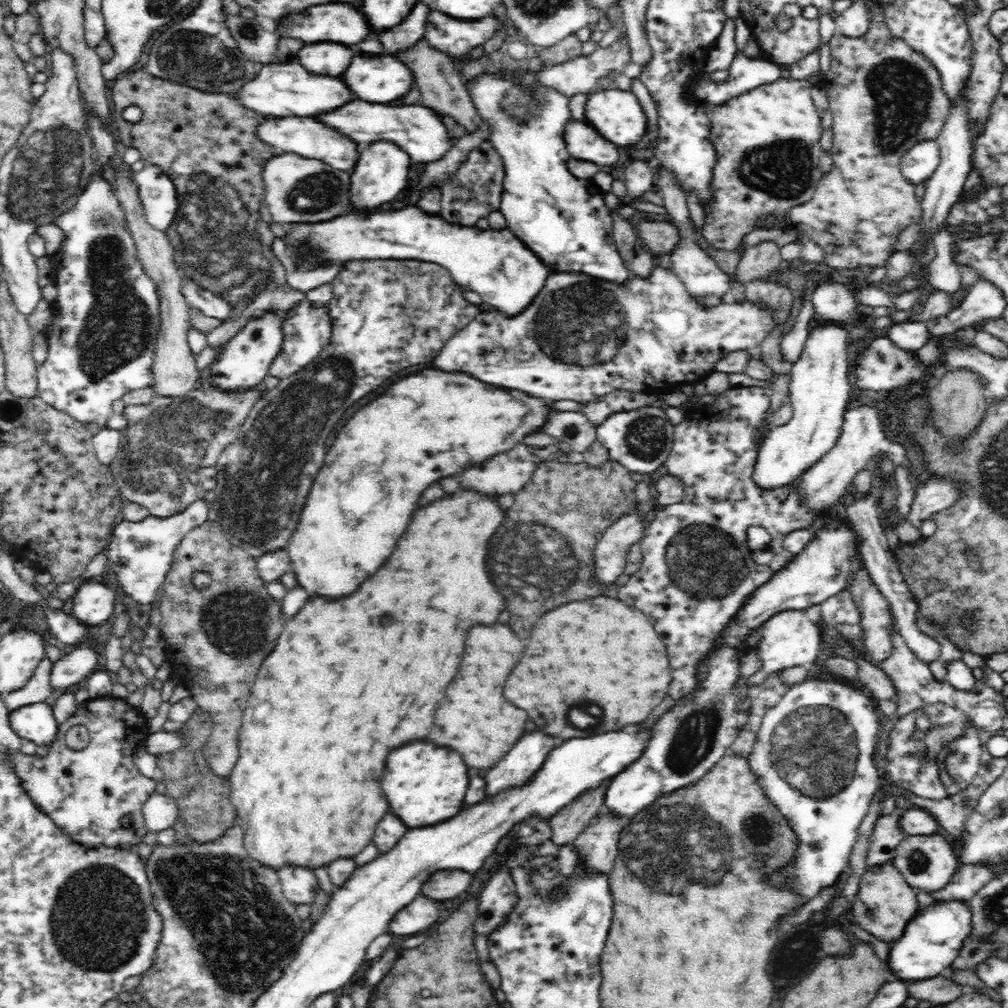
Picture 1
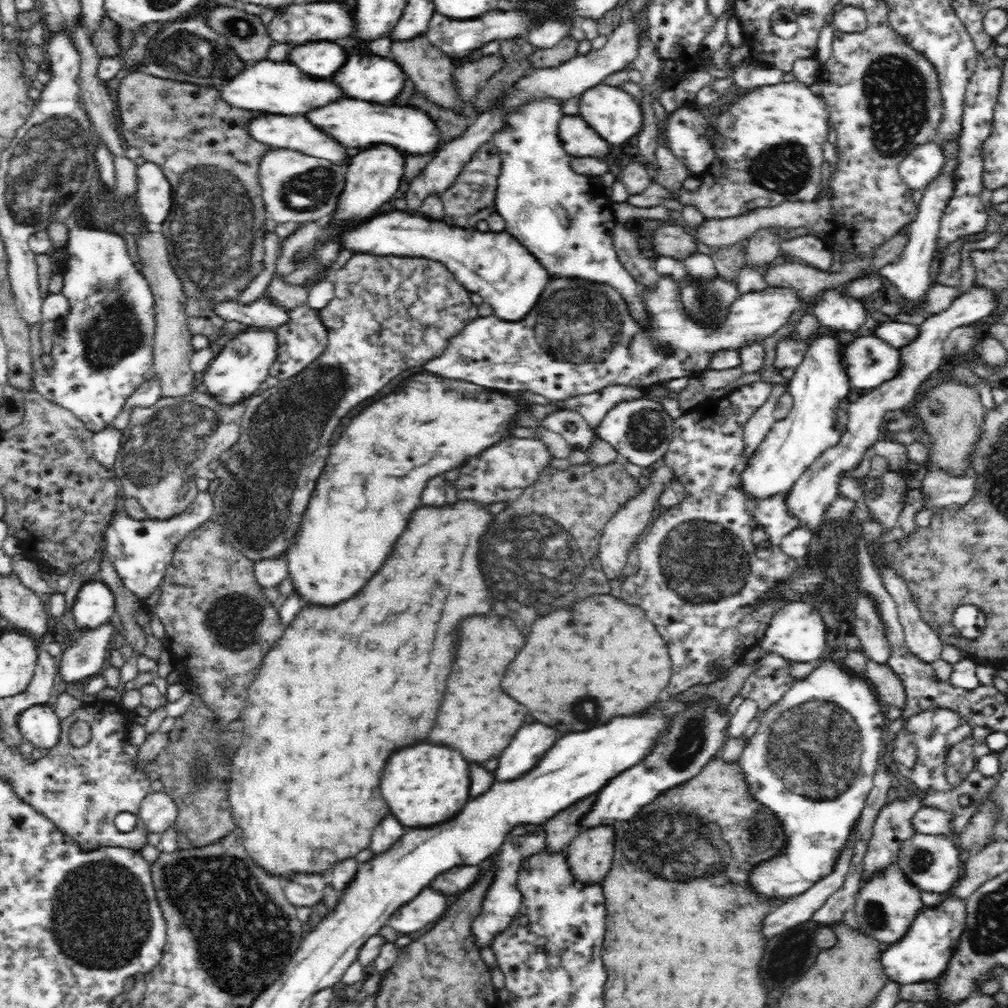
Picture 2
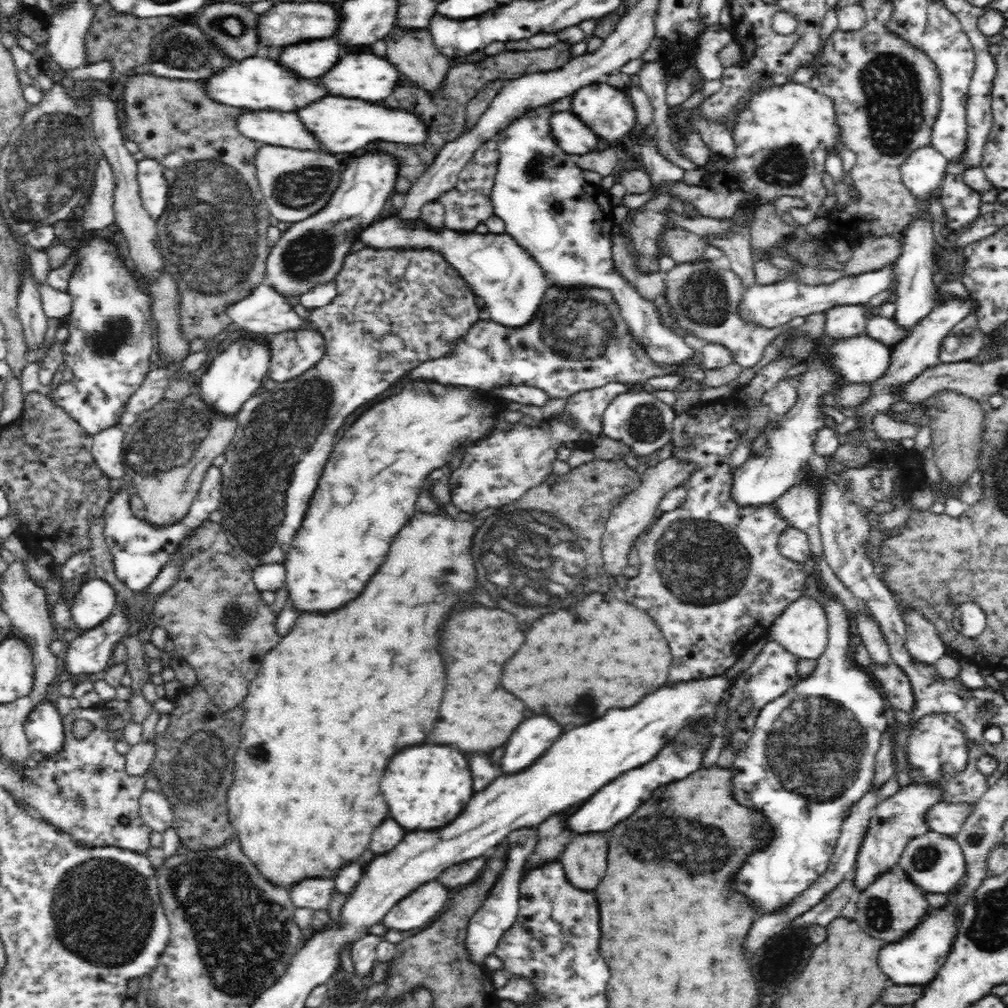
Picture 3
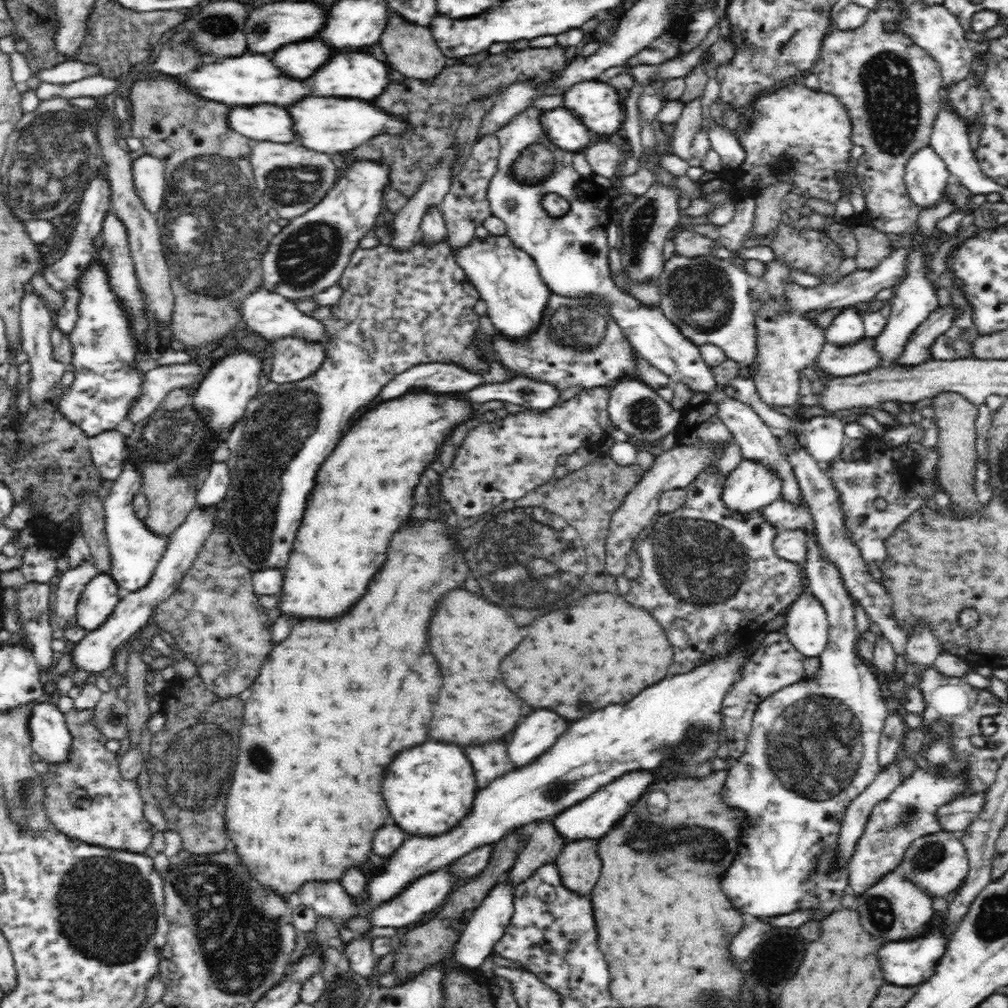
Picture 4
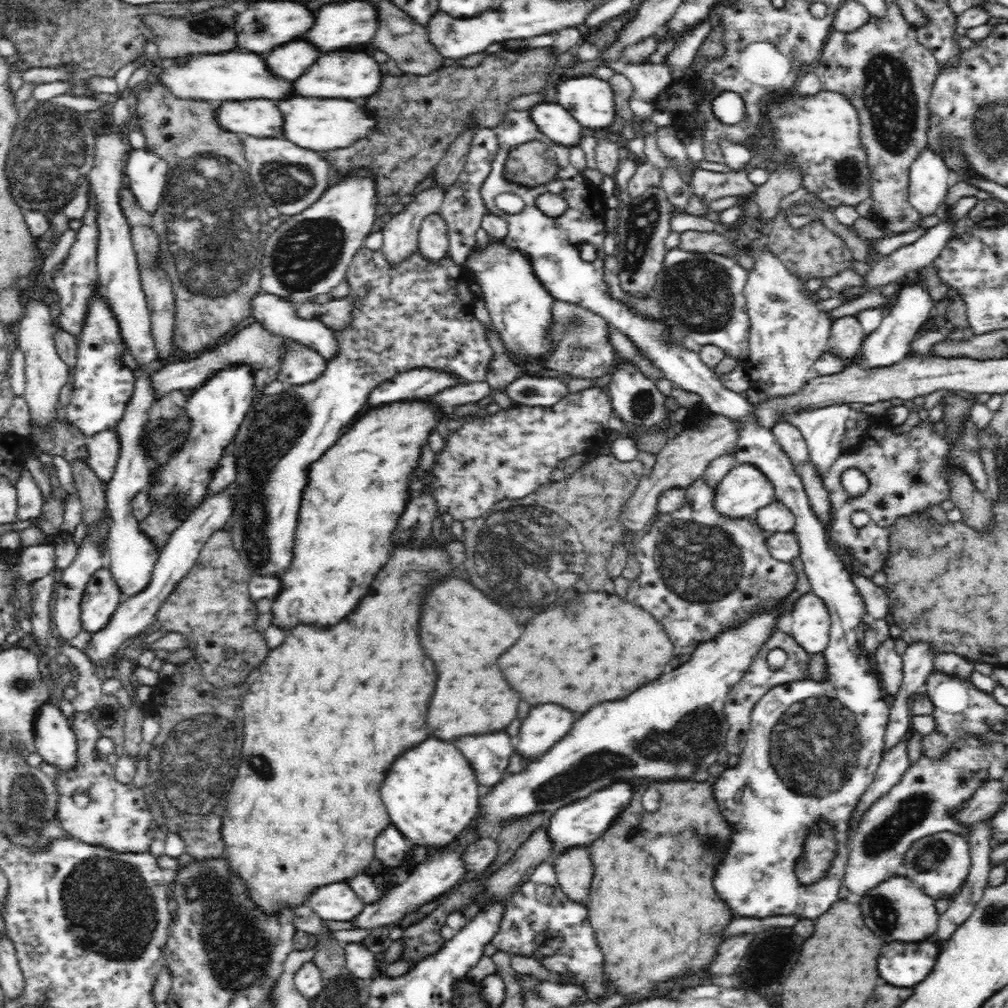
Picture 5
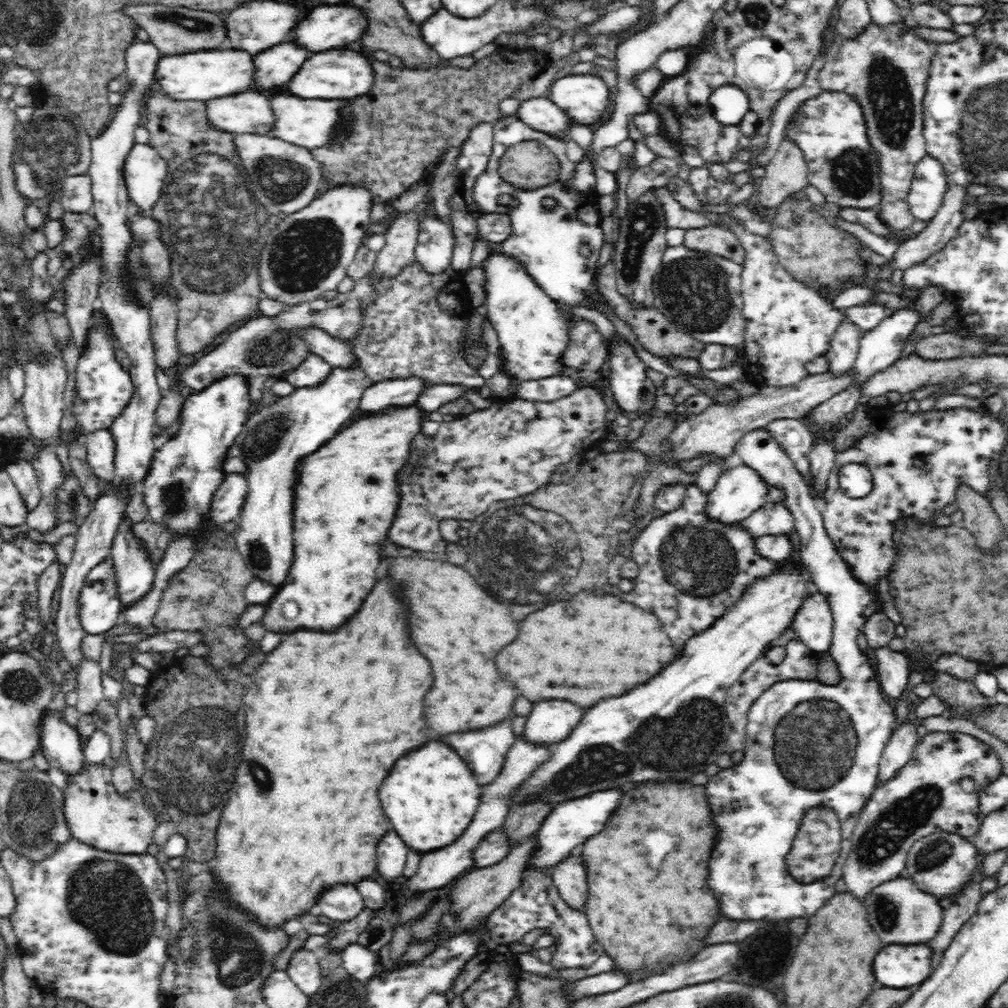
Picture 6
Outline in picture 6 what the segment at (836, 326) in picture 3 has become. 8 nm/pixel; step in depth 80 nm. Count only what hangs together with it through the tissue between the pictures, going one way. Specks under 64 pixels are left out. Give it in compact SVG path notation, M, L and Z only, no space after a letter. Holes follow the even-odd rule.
M848 318L837 326L831 338L828 350L828 371L831 373L845 373L853 368L858 351L862 331Z

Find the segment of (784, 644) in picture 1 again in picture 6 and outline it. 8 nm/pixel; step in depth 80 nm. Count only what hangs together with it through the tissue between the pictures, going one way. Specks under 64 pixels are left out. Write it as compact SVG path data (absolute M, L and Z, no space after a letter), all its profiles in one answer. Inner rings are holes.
M815 593L804 600L792 626L797 638L808 650L819 654L832 644L834 618L826 596Z

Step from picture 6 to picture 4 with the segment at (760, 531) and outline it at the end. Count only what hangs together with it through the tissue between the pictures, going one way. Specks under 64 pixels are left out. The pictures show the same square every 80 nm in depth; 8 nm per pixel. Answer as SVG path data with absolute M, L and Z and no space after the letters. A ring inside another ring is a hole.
M780 498L760 511L766 517L766 521L770 525L774 525L776 529L798 529L805 530L805 532L815 532L815 520L806 501L796 505L796 503Z

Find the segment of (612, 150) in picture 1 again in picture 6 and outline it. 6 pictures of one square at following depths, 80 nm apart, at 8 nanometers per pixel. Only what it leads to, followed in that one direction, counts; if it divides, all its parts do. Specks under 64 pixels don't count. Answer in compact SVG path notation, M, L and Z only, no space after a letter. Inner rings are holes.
M546 96L522 102L516 116L533 130L570 140L566 132L573 126L573 121Z

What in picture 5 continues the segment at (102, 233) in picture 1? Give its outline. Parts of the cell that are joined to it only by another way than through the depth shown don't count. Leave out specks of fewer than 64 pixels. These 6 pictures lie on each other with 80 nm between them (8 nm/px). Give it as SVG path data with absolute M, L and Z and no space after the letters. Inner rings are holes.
M97 282L96 290L93 292L93 295L89 298L87 304L87 313L84 317L82 330L80 331L80 334L77 334L75 336L75 338L77 342L77 362L76 365L72 368L73 388L70 389L67 394L67 401L66 405L64 406L64 409L66 410L66 418L69 421L69 424L72 426L72 428L76 428L81 434L84 434L84 436L92 436L93 434L102 432L103 430L110 430L116 427L117 422L120 422L120 419L122 418L122 416L124 416L124 410L126 410L128 401L130 400L130 398L132 398L134 386L136 383L136 378L134 378L133 376L132 369L126 367L126 365L124 365L124 361L122 361L122 356L124 356L126 348L123 342L121 342L120 332L117 328L117 321L115 320L115 318L113 318L112 312L109 312L107 306L105 306L104 300L101 300L100 298L100 291L98 291Z

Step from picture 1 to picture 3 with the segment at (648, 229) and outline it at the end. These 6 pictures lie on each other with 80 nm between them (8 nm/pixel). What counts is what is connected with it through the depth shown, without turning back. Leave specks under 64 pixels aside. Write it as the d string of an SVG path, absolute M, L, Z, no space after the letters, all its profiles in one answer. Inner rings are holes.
M682 227L662 231L662 252L671 256L677 264L696 261L704 256L709 243Z

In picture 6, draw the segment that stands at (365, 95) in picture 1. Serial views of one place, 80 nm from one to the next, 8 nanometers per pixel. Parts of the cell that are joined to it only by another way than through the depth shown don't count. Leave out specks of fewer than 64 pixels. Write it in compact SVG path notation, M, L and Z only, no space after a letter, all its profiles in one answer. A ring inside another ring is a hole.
M328 50L312 54L302 70L290 80L288 90L300 98L342 98L350 100L366 94L373 84L373 70L370 58L360 56L354 50Z

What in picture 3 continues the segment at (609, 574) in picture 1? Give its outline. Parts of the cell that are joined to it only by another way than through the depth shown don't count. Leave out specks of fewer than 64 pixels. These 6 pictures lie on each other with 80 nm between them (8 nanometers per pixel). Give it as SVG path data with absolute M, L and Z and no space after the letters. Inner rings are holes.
M678 455L660 461L654 468L648 467L641 476L641 482L636 490L628 493L608 518L605 524L604 536L601 538L601 553L604 570L610 576L620 576L622 569L628 564L628 552L635 545L637 538L651 527L657 519L656 508L661 498L673 488L680 486L691 478L691 474L698 469L698 463L692 459L680 459Z

